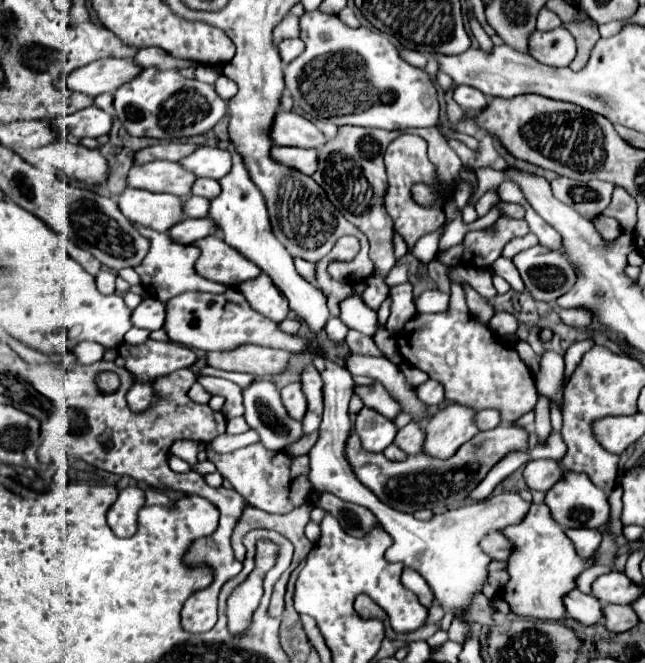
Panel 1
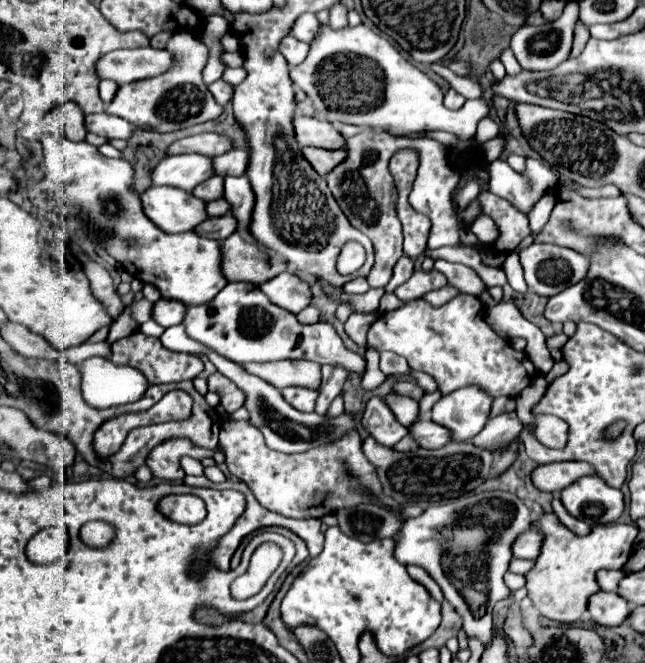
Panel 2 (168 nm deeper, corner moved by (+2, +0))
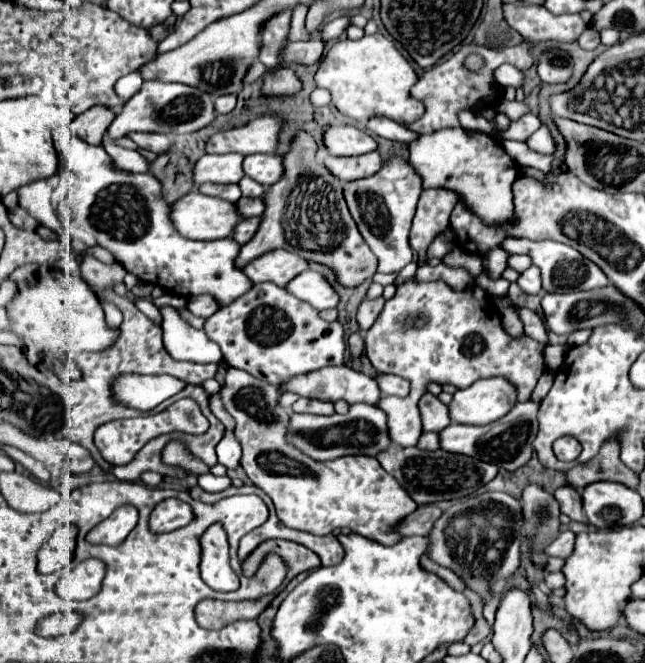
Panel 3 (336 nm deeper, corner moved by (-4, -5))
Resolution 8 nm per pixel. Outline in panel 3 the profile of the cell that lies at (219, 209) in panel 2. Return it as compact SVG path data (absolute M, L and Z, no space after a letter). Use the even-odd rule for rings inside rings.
M241 197L237 203L237 213L241 217L259 217L263 213L263 201L261 199L249 199L249 197Z

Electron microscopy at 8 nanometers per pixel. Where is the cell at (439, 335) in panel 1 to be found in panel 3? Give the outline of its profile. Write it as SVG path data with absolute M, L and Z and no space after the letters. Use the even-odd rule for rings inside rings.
M409 279L407 283L397 287L395 297L385 303L377 323L365 333L365 353L371 361L371 365L385 365L385 374L401 375L411 382L409 397L405 397L405 399L381 397L379 399L379 407L387 413L389 439L393 445L413 447L417 443L417 439L421 435L417 401L427 391L429 381L435 381L440 385L450 384L457 389L463 389L479 379L503 377L517 389L517 401L529 399L529 393L535 389L539 375L545 371L545 363L541 357L543 345L533 341L527 335L523 335L521 339L509 337L505 333L505 329L501 327L499 319L501 319L501 315L497 313L497 307L491 305L489 295L479 285L473 285L465 291L453 291L441 281L435 281L433 285L425 285L425 283L415 285L415 281Z

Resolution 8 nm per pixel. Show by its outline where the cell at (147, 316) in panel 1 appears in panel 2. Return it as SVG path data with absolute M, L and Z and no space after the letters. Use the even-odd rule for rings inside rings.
M161 298L159 302L155 302L153 320L159 322L163 328L169 328L169 326L183 322L185 312L187 312L187 306L179 304L179 300L163 300Z

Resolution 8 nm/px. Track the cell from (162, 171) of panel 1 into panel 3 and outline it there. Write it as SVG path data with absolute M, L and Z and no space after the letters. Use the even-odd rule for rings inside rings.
M237 153L203 155L193 163L193 169L191 169L193 185L199 187L203 183L239 183L239 179L243 177L241 161L243 161L243 155L237 155Z

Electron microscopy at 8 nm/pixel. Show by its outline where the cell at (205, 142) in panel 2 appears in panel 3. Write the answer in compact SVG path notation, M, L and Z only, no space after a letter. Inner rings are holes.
M265 115L255 121L249 121L243 127L215 133L207 141L205 151L207 153L241 153L241 155L273 153L277 147L277 133L279 133L279 121Z

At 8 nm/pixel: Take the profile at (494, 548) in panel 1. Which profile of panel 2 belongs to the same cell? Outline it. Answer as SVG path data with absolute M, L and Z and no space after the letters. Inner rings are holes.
M527 530L523 532L515 544L513 544L513 556L515 558L527 558L527 560L535 560L535 556L539 556L539 548L543 546L543 534L539 530Z

